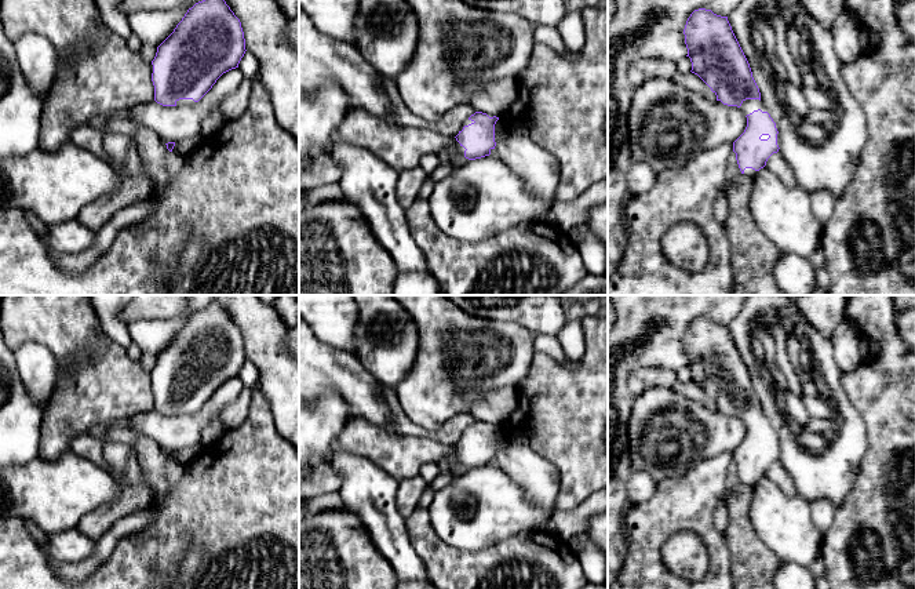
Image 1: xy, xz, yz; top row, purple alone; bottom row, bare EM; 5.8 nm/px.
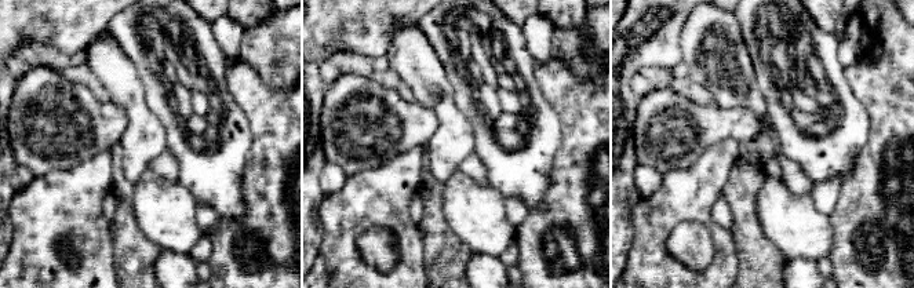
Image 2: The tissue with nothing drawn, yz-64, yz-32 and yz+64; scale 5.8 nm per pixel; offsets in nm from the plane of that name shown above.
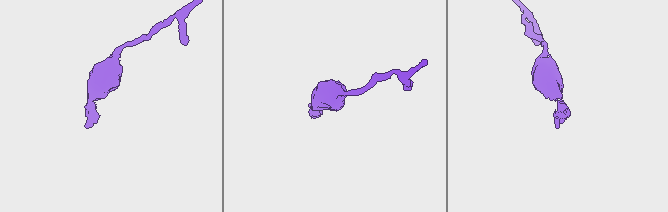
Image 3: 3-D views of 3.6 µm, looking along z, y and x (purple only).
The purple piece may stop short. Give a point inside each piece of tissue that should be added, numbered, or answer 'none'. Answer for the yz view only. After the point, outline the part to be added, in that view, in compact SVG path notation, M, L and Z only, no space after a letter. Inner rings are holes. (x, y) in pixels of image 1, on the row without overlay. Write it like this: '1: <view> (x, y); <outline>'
1: yz (748, 414); M746 408L746 410L743 410L740 418L746 425L758 418L761 418L762 421L768 421L766 417L763 415L762 410L759 410L759 408Z

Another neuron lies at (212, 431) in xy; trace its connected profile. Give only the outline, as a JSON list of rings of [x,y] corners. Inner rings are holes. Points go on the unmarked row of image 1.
[[[214,418],[203,430],[201,447],[207,447],[215,443],[223,432],[225,432],[225,426],[220,418]]]

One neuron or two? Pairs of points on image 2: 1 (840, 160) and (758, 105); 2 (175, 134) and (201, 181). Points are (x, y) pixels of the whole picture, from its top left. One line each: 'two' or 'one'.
1: two
2: one

